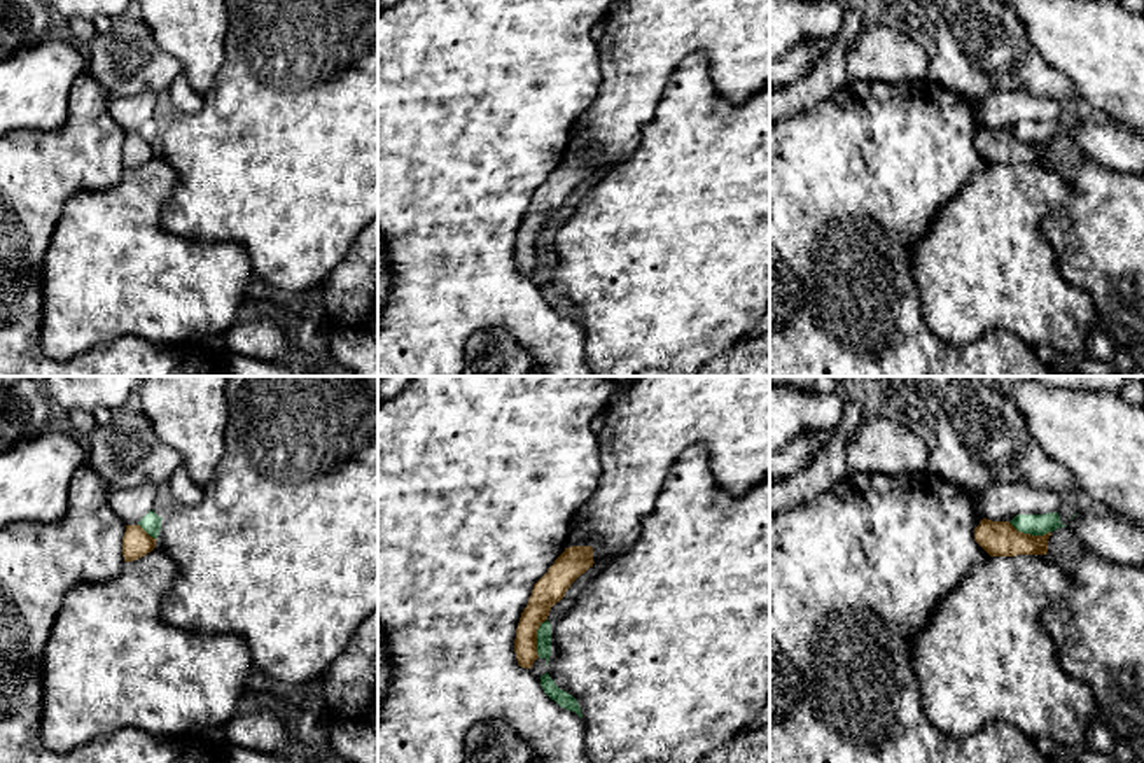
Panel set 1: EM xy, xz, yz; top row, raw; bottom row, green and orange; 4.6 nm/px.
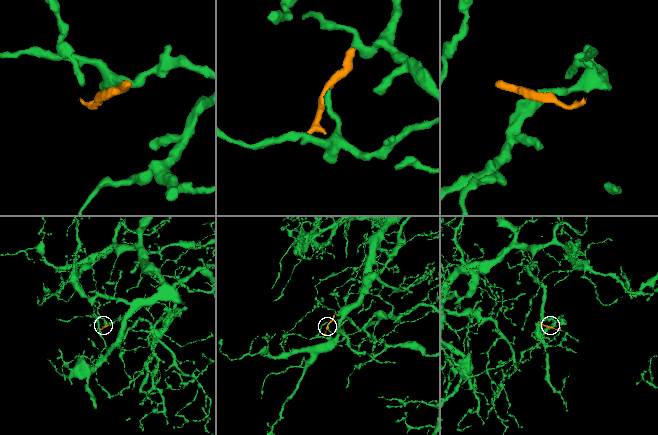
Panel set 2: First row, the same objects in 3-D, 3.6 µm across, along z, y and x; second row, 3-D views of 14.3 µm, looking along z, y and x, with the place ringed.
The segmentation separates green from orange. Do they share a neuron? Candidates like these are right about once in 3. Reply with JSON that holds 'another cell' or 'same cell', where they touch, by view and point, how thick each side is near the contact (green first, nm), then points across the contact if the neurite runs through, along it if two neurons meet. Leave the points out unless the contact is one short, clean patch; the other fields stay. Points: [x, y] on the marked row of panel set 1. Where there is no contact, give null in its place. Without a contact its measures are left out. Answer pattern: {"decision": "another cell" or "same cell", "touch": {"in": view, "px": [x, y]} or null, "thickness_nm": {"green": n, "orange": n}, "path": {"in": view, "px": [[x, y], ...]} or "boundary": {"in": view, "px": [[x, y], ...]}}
{"decision": "another cell", "touch": {"in": "yz", "px": [1029, 532]}, "thickness_nm": {"green": 100, "orange": 160}, "boundary": {"in": "yz", "px": [[1008, 522], [1024, 532], [1050, 532]]}}

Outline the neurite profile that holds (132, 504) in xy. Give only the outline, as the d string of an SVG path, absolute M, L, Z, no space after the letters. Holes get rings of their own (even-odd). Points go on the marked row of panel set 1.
M145 483L124 490L110 488L108 500L126 525L138 525L138 522L154 509L156 485Z

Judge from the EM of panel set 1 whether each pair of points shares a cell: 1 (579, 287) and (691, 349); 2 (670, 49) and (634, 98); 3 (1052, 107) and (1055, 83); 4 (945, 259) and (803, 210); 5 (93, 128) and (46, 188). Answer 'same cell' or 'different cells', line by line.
1: same cell
2: same cell
3: different cells
4: different cells
5: same cell

